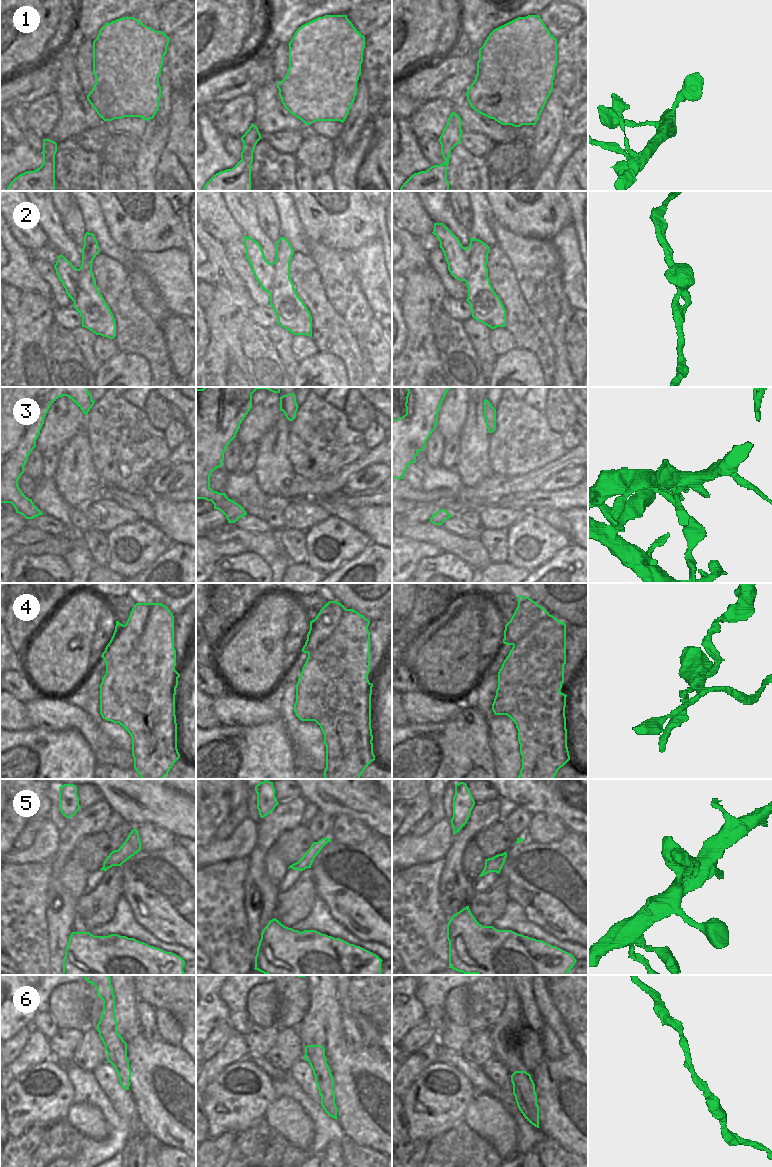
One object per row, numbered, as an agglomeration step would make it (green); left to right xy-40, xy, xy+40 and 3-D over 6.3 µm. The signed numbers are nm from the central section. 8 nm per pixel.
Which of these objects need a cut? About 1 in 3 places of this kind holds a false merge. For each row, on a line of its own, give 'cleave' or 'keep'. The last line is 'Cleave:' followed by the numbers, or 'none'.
1: keep
2: keep
3: keep
4: cleave
5: keep
6: cleave
Cleave: 4, 6

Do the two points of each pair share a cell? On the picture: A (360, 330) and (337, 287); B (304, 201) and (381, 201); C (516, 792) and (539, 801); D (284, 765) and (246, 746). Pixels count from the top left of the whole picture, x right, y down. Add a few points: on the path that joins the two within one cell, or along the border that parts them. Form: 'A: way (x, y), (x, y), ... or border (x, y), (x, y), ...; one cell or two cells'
A: way (358, 319), (358, 313), (347, 298); one cell
B: border (366, 201), (376, 223); two cells
C: way (522, 792), (530, 792), (533, 795); one cell
D: way (275, 765), (265, 765), (255, 755); one cell

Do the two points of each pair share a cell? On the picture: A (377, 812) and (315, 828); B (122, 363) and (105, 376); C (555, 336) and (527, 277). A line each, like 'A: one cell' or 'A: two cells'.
A: two cells
B: one cell
C: one cell

